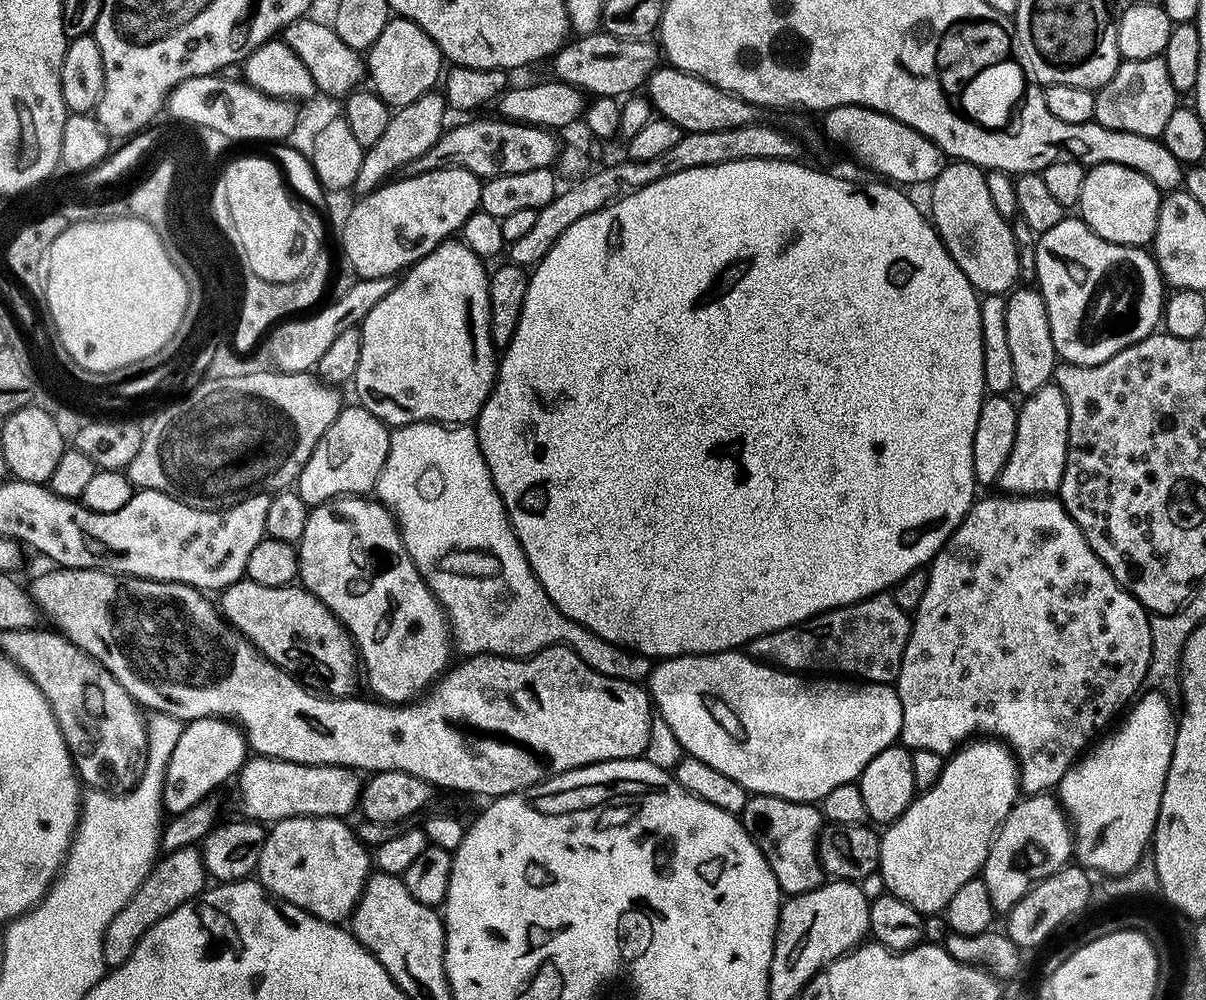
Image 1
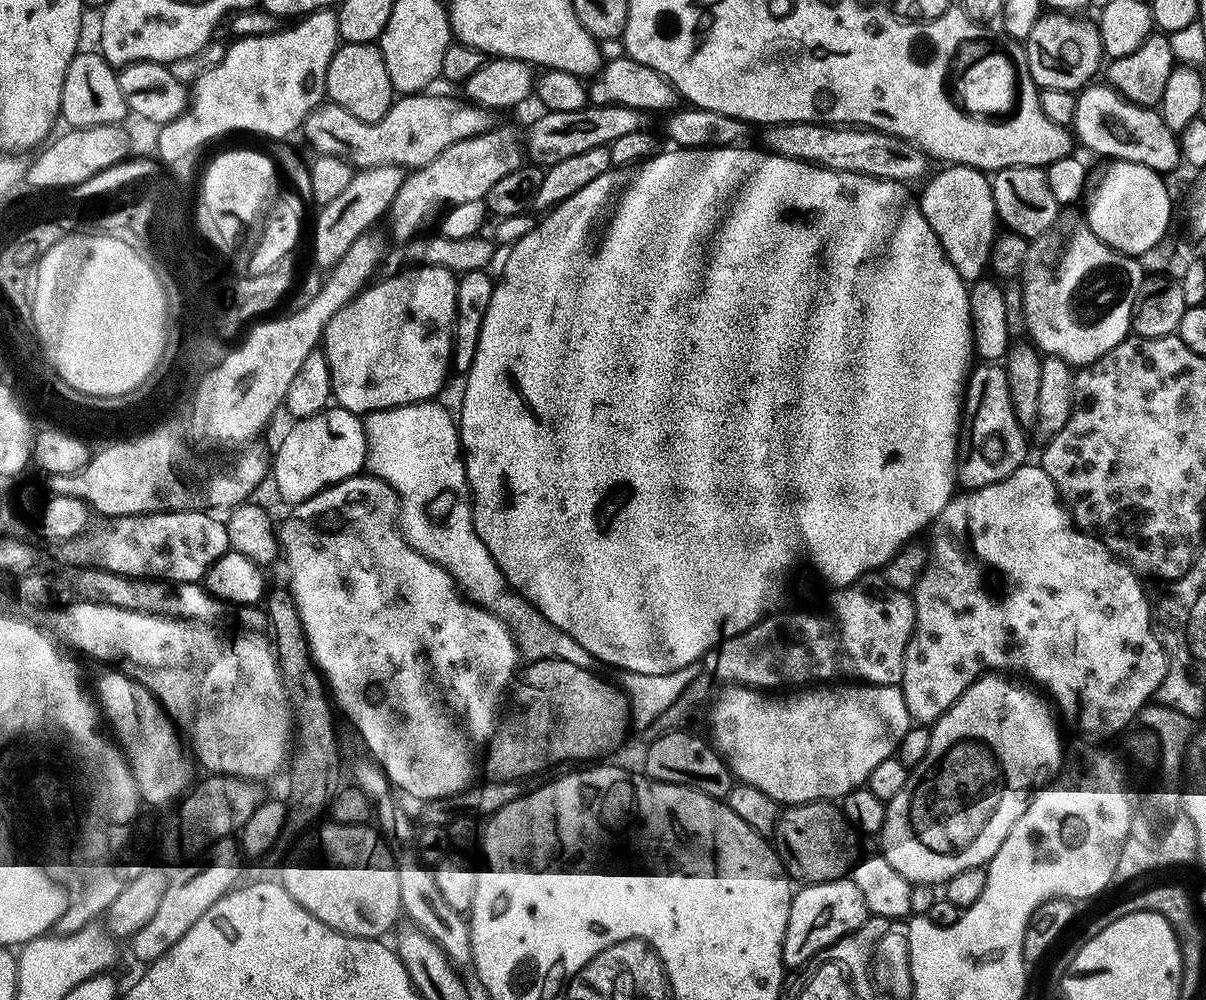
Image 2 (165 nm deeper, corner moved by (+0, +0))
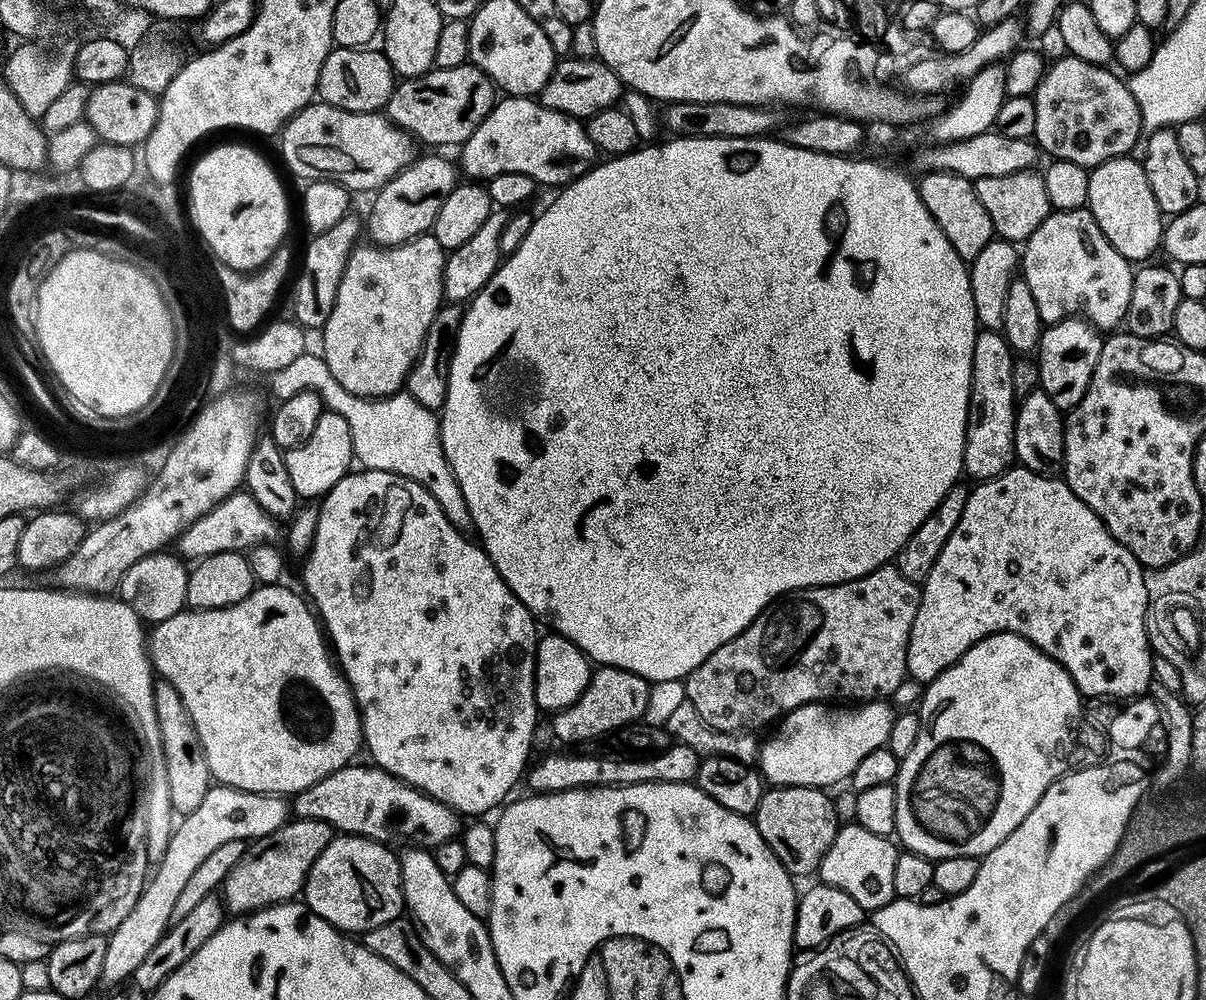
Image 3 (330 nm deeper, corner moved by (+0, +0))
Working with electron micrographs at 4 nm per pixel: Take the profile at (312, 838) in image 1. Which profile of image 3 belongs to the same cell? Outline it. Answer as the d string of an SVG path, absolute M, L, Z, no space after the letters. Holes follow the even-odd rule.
M337 835L310 866L303 903L345 934L363 934L397 919L405 905L400 888L400 861L391 850L363 835Z

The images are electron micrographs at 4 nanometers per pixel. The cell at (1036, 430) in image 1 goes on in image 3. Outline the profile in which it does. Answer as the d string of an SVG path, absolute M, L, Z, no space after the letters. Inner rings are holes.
M1069 318L1047 325L1041 331L1040 347L1034 353L1036 368L1040 371L1039 391L1045 392L1050 402L1054 402L1054 406L1061 410L1070 410L1078 402L1082 402L1090 386L1094 366L1098 366L1104 341L1101 329L1083 318Z

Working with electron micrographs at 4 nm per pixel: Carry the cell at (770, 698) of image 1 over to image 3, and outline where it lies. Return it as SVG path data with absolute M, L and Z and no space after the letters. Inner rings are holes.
M884 700L860 702L855 706L833 706L828 702L819 704L803 704L795 708L779 721L776 733L760 748L759 771L769 785L779 786L793 784L794 786L810 786L824 788L828 784L836 784L839 780L847 781L852 775L854 766L870 754L870 750L878 750L888 743L888 735L892 729L894 711L891 703Z

